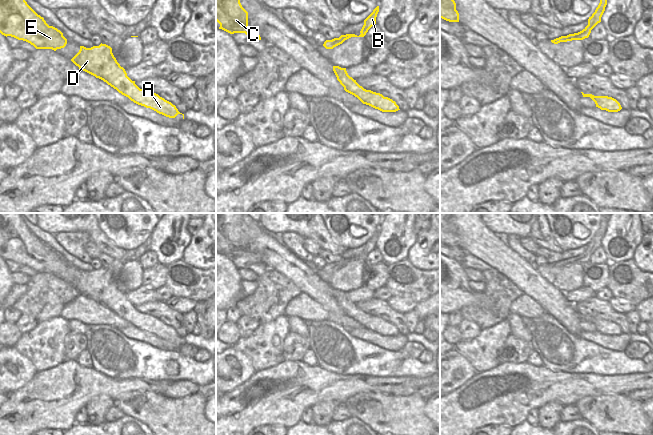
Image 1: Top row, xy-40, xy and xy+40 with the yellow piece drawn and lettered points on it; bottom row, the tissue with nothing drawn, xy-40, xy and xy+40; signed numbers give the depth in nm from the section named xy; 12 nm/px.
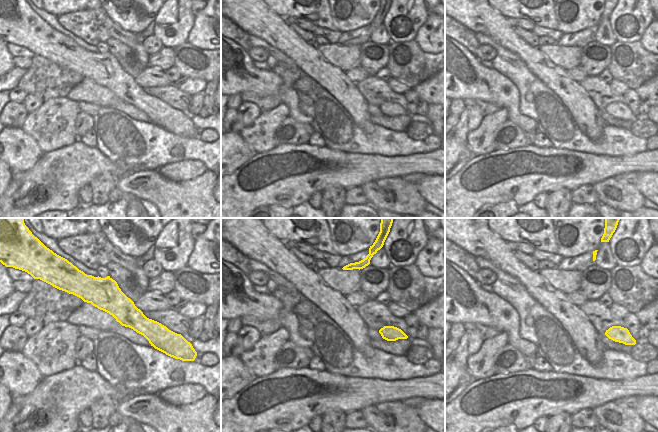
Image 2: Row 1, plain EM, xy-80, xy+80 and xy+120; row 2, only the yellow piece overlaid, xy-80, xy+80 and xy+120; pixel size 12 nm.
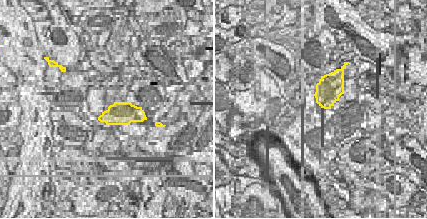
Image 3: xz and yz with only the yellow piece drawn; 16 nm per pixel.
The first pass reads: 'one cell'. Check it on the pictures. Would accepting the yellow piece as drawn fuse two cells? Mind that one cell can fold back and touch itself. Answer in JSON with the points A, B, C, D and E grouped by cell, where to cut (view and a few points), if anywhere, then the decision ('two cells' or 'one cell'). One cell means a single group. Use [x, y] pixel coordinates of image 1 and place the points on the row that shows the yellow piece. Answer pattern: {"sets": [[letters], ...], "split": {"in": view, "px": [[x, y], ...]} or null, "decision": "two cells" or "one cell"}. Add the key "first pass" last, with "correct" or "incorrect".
{"sets": [["A", "B", "C", "D", "E"]], "split": null, "decision": "one cell", "first pass": "correct"}

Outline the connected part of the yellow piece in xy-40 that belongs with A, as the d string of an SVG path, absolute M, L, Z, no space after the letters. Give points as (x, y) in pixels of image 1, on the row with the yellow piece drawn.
M101 43L99 46L91 48L80 46L79 52L71 61L80 70L103 80L138 105L150 108L169 118L175 118L178 114L182 114L175 105L158 94L140 89L135 81L127 76L125 69L114 57L112 48L106 44Z

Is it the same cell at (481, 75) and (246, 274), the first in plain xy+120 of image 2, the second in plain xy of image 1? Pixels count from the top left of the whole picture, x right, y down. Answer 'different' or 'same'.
different

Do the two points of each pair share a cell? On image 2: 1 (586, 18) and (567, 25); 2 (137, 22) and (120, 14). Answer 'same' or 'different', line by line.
1: same
2: same

